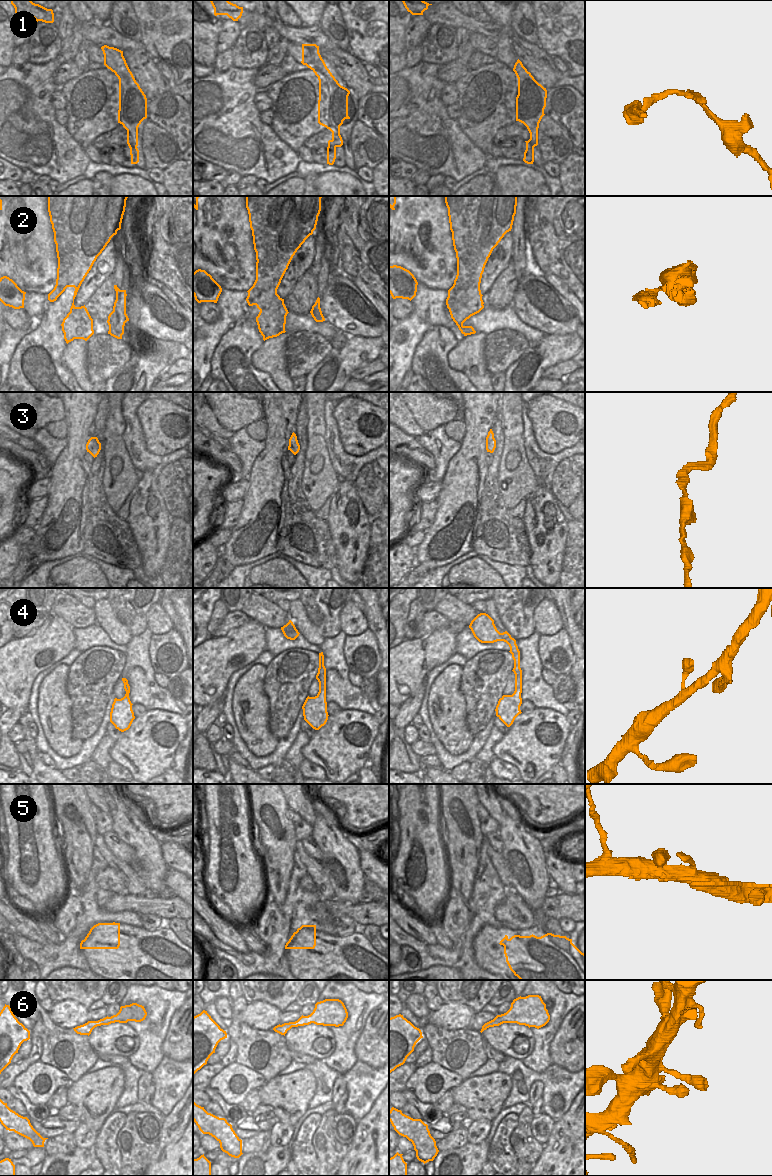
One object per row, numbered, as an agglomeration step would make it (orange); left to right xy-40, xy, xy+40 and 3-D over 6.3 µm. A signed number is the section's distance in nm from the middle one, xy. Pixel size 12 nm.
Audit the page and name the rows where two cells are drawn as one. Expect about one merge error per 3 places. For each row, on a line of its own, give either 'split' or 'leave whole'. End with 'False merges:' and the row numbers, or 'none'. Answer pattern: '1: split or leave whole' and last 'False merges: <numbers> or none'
1: split
2: split
3: leave whole
4: leave whole
5: leave whole
6: leave whole
False merges: 1, 2

